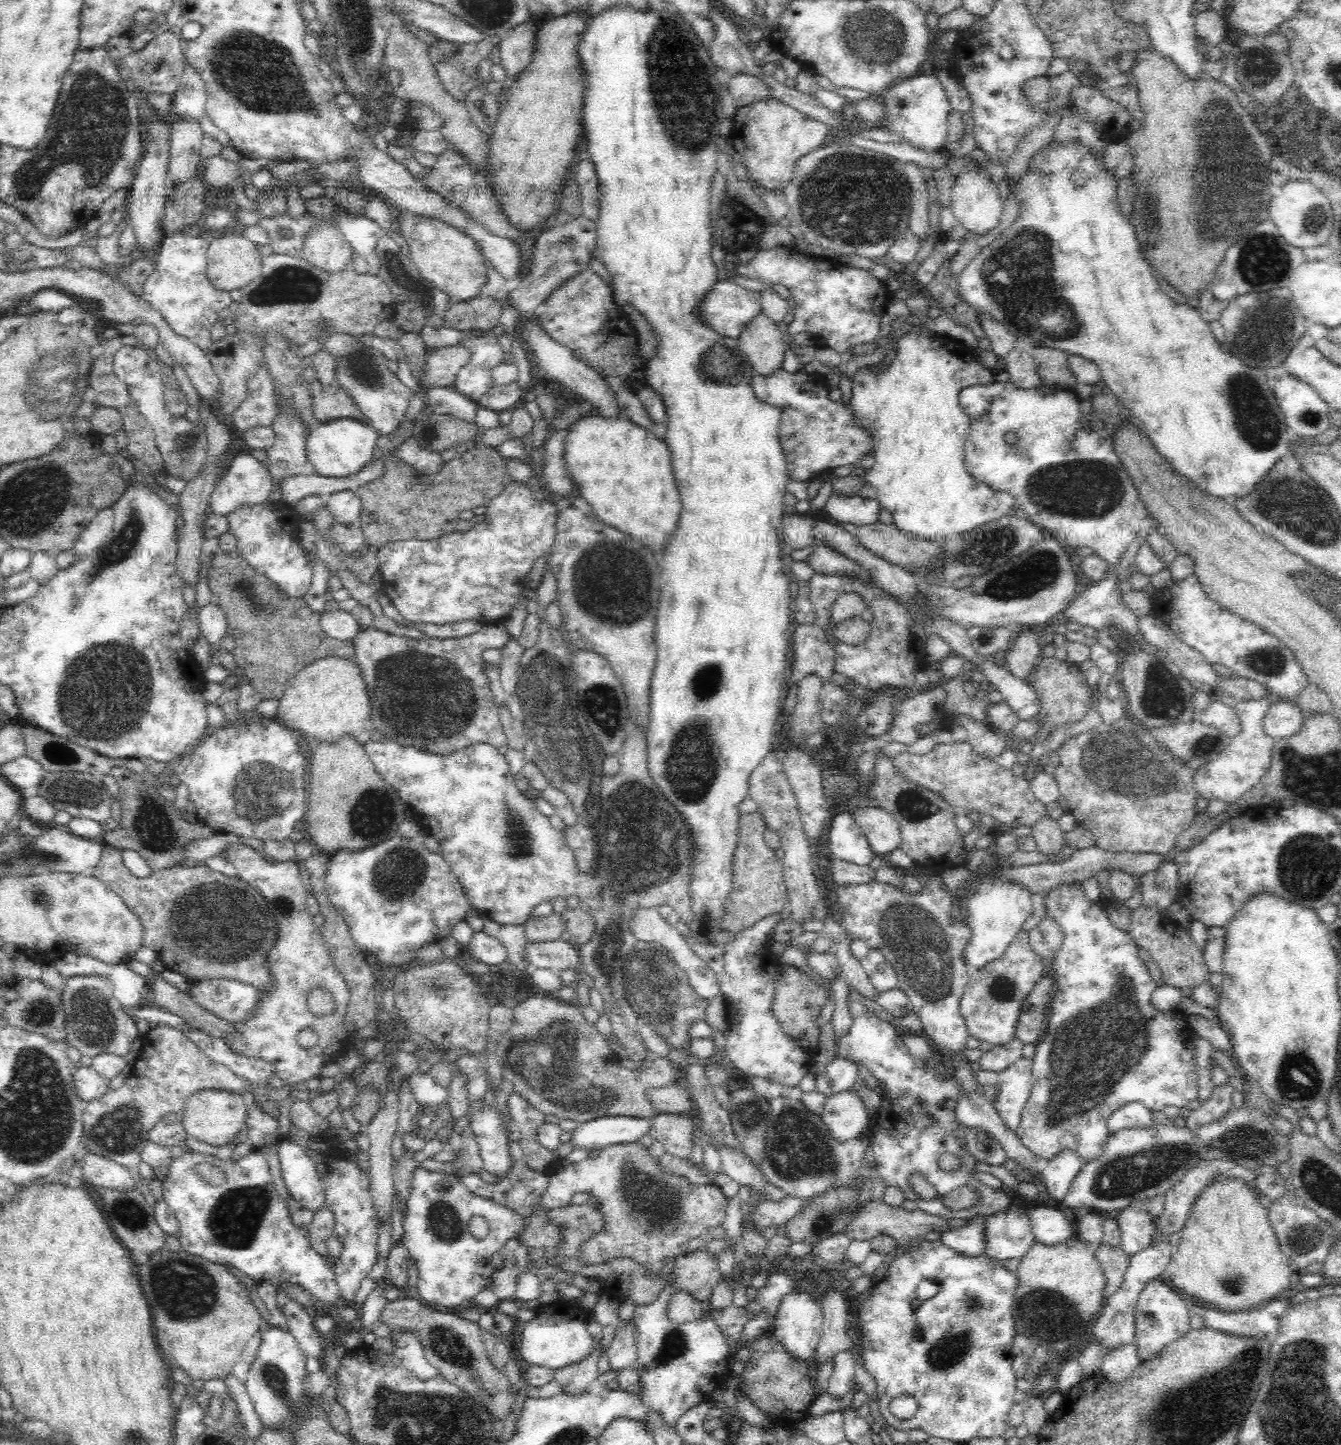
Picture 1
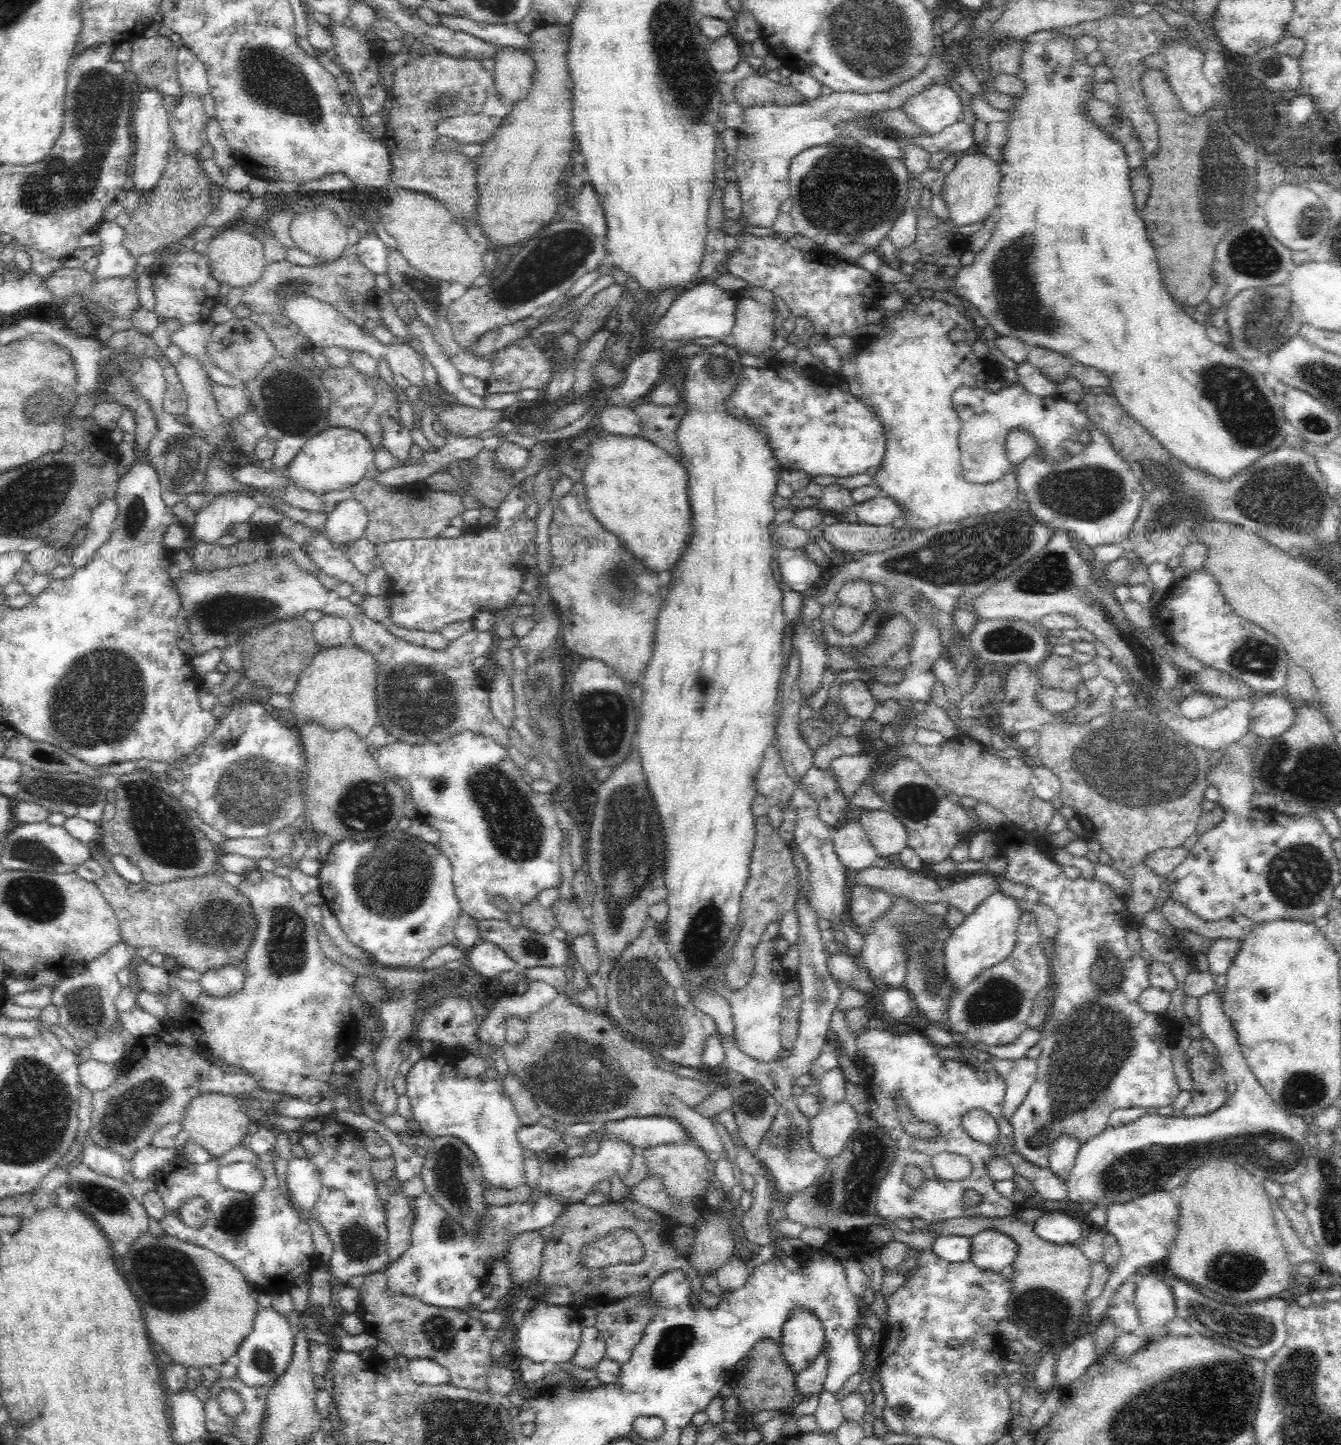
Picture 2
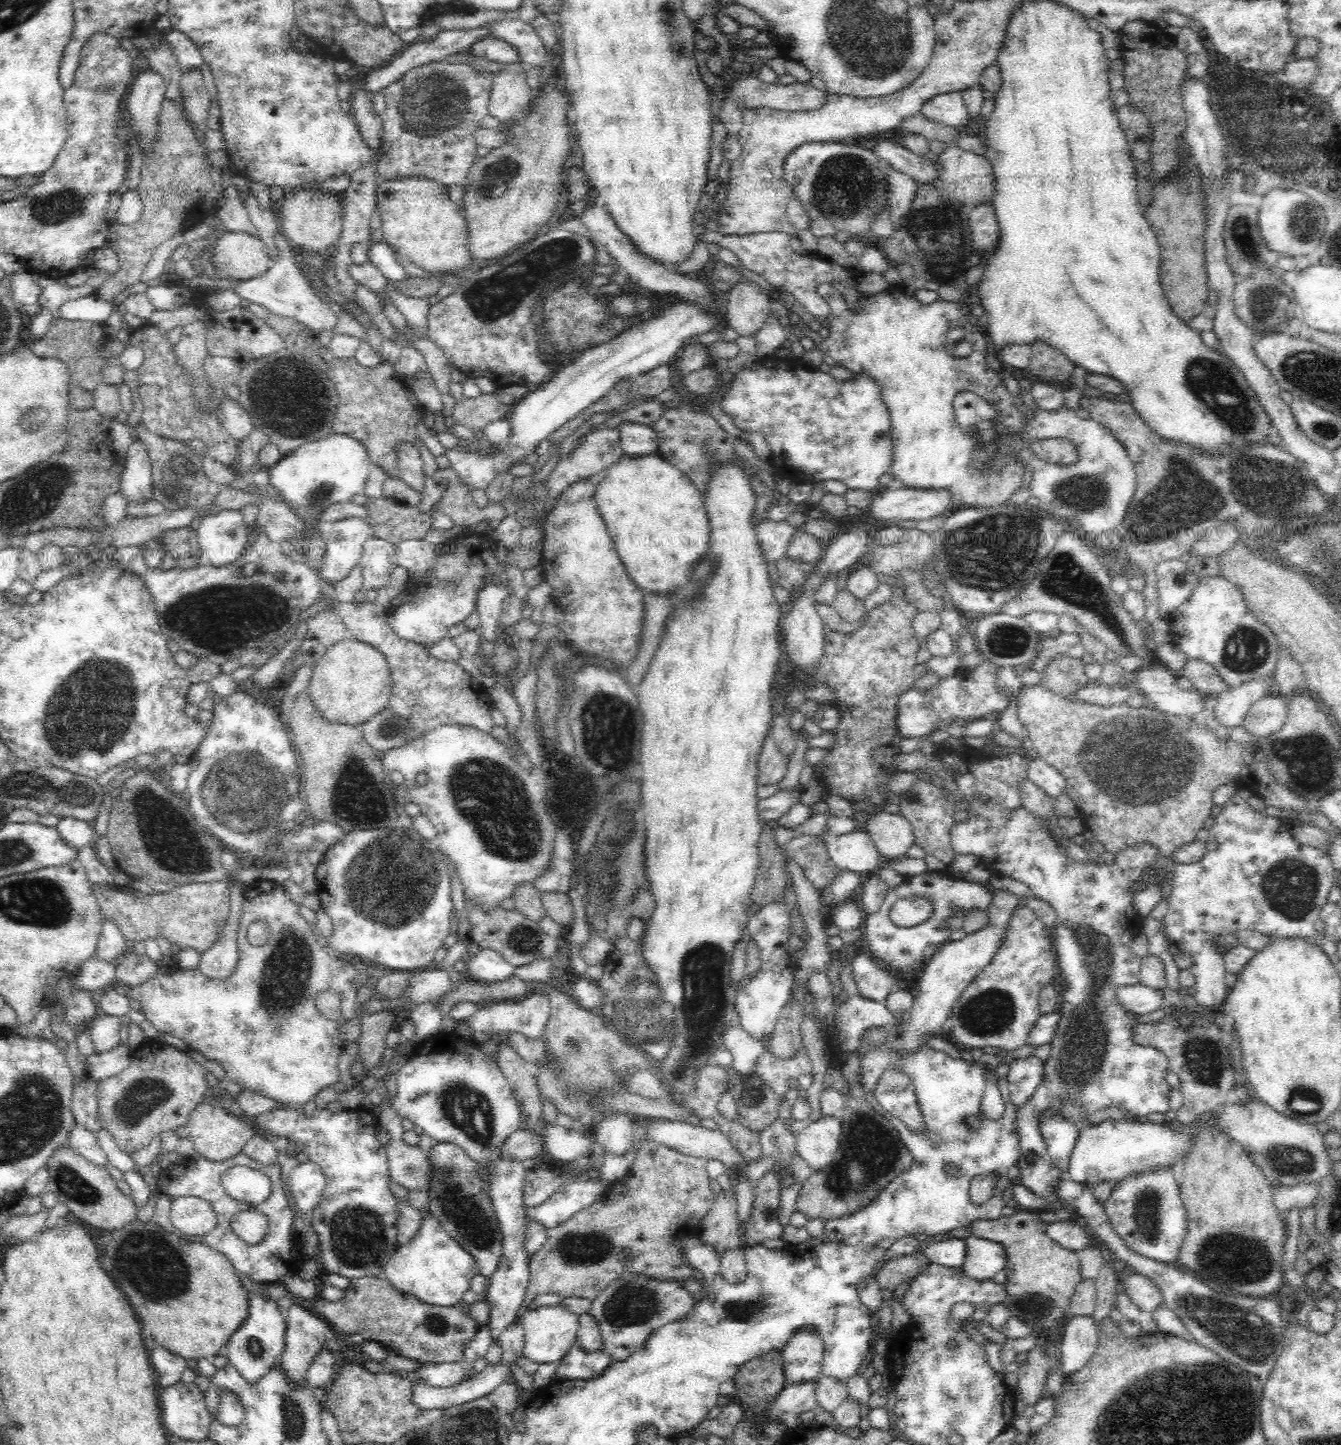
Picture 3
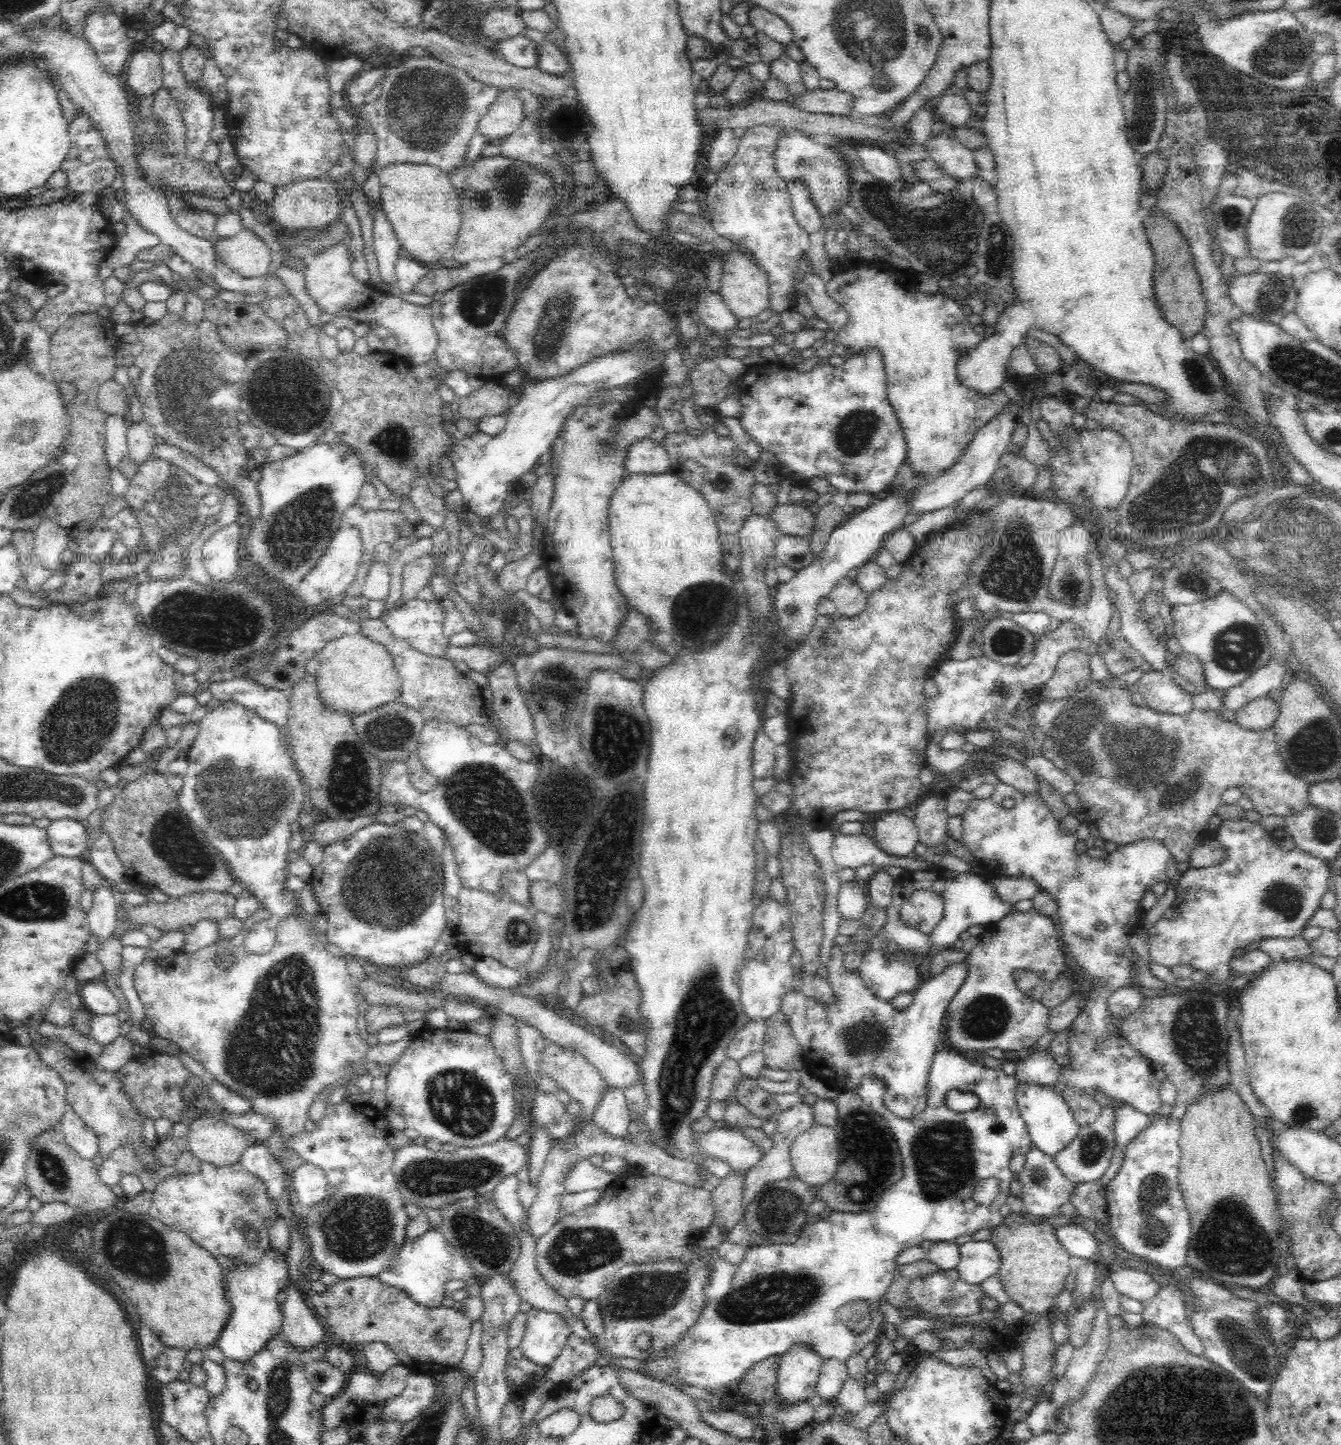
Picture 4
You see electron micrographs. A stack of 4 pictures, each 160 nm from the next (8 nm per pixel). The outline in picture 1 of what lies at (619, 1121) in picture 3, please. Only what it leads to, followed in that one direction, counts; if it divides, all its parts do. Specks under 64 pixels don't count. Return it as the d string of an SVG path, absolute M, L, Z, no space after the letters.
M637 1142L619 1143L601 1149L594 1159L587 1158L580 1163L571 1163L558 1168L550 1177L550 1186L543 1194L543 1206L550 1209L565 1207L576 1192L586 1192L594 1198L598 1211L602 1213L602 1231L586 1242L577 1256L579 1264L604 1262L608 1258L626 1257L644 1266L646 1271L656 1274L676 1257L687 1252L688 1242L708 1234L710 1228L723 1224L728 1199L716 1185L702 1185L690 1182L686 1177L668 1173L660 1167L660 1158L653 1158L648 1148Z

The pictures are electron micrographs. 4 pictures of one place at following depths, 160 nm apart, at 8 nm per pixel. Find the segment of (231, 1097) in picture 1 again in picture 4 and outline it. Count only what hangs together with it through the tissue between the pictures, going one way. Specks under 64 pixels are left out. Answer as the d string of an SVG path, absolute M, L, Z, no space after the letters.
M202 1114L200 1118L188 1122L190 1130L185 1137L187 1138L188 1151L198 1158L201 1162L208 1162L215 1166L229 1166L241 1161L242 1153L249 1148L254 1141L244 1131L230 1125L224 1119L210 1117Z

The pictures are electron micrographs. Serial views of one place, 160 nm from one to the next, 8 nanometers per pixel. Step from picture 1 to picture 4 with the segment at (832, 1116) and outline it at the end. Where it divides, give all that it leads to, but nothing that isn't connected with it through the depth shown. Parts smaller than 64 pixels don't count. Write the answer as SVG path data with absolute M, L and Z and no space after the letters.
M814 1123L796 1138L790 1148L794 1167L792 1177L811 1187L828 1183L839 1164L838 1146L835 1127Z

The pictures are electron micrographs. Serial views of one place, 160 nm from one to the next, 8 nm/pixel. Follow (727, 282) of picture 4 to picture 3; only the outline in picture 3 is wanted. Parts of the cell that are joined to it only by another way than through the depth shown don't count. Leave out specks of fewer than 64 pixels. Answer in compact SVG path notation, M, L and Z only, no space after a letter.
M742 282L734 286L728 294L728 304L726 304L727 328L732 328L738 336L755 338L755 334L764 326L766 319L770 315L769 306L771 298L756 284L752 282Z

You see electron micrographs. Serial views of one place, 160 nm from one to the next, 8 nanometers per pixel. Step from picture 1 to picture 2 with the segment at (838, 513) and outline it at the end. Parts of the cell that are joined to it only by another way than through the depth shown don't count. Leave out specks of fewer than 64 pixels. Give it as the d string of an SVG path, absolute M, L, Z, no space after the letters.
M880 490L874 498L854 503L852 510L856 513L858 523L872 526L890 525L894 518L902 517L900 505Z

